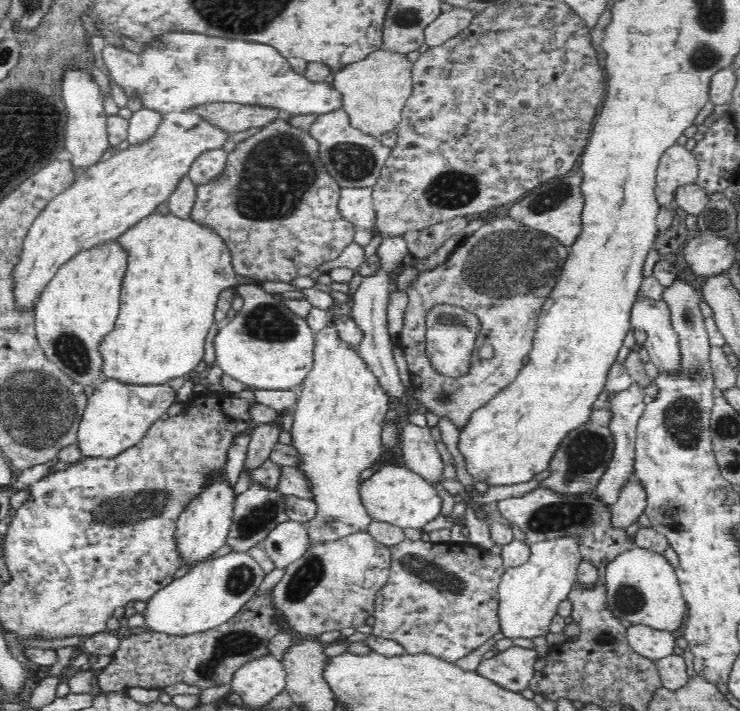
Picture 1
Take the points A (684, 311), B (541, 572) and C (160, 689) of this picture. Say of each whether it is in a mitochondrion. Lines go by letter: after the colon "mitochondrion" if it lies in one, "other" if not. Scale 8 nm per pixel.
A: mitochondrion
B: other
C: other

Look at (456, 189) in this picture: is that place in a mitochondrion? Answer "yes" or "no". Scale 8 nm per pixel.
yes

